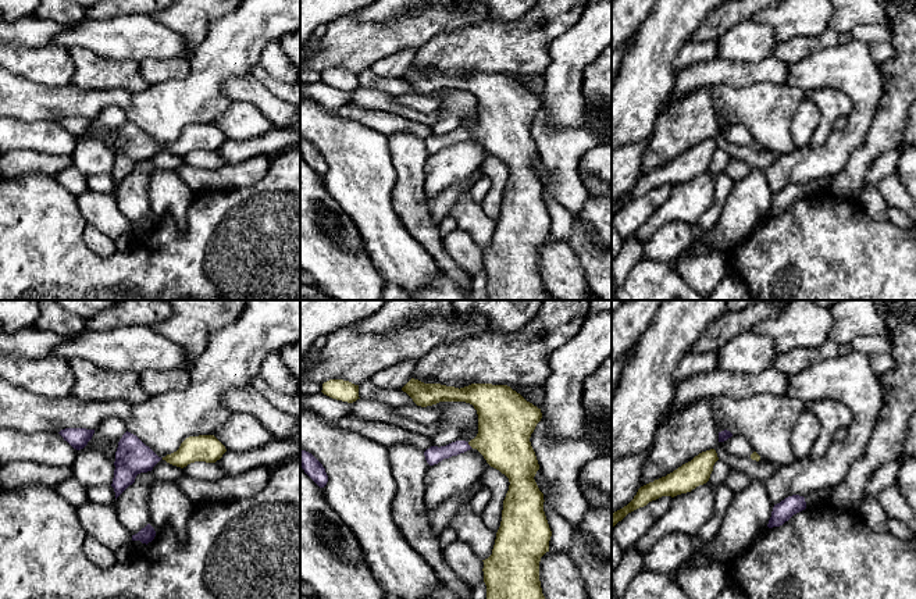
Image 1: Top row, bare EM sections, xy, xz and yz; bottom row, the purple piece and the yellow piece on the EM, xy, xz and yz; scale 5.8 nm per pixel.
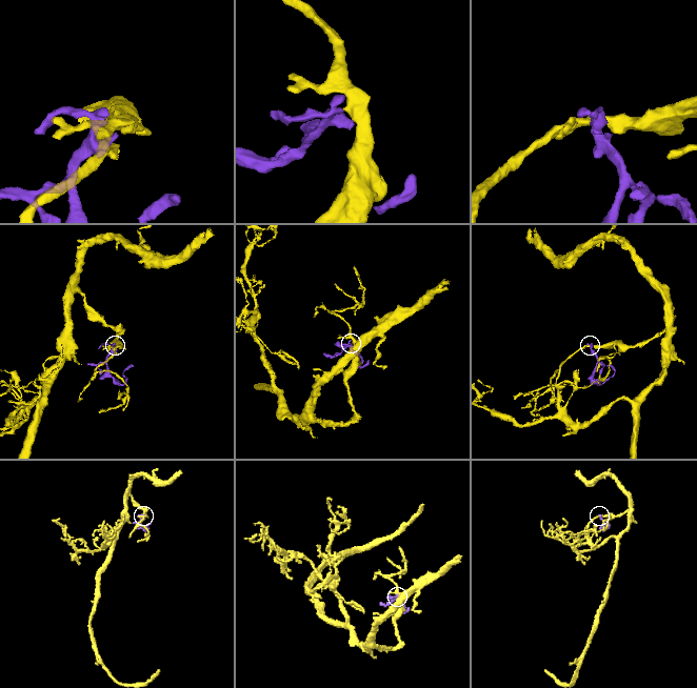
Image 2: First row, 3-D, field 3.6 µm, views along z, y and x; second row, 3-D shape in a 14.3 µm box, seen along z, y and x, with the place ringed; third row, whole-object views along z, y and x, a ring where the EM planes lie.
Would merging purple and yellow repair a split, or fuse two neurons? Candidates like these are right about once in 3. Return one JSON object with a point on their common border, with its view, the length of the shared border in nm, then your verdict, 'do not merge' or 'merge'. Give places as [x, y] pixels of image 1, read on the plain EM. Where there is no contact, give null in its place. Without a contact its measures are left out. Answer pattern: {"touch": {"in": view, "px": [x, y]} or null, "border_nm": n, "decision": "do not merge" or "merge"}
{"touch": {"in": "xz", "px": [469, 134]}, "border_nm": 40, "decision": "merge"}

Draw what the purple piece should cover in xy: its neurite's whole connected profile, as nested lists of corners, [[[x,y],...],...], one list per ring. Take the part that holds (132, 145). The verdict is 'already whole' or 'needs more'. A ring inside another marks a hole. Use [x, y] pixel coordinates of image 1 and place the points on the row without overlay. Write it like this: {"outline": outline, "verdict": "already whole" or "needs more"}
{"outline": [[[126,120],[120,128],[115,140],[115,158],[111,172],[115,188],[135,171],[138,163],[152,160],[160,149],[161,146],[136,124]]], "verdict": "already whole"}

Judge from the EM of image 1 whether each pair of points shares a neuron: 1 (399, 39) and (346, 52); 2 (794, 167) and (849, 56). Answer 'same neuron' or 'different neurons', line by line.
1: same neuron
2: same neuron

